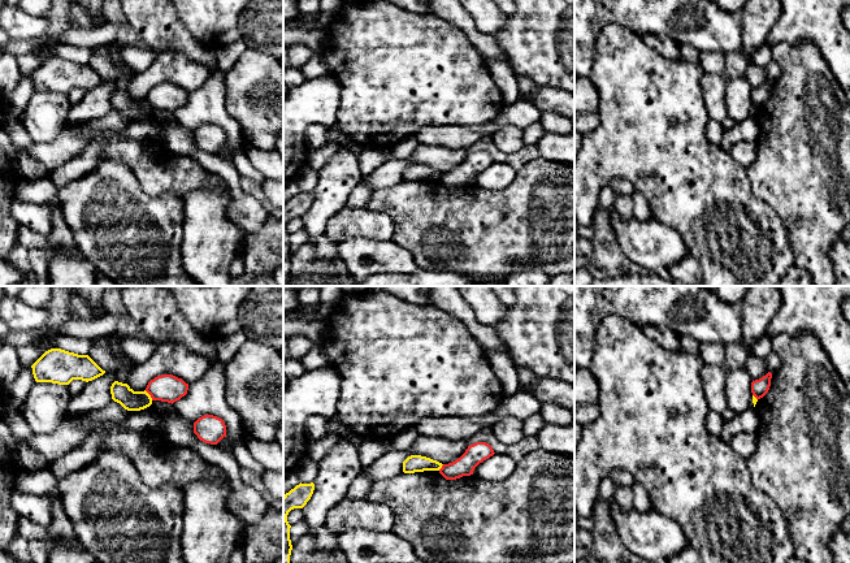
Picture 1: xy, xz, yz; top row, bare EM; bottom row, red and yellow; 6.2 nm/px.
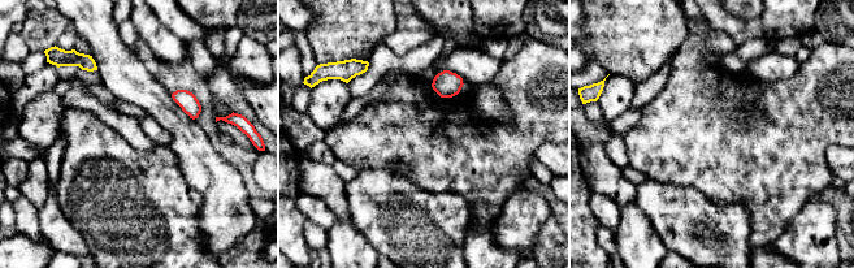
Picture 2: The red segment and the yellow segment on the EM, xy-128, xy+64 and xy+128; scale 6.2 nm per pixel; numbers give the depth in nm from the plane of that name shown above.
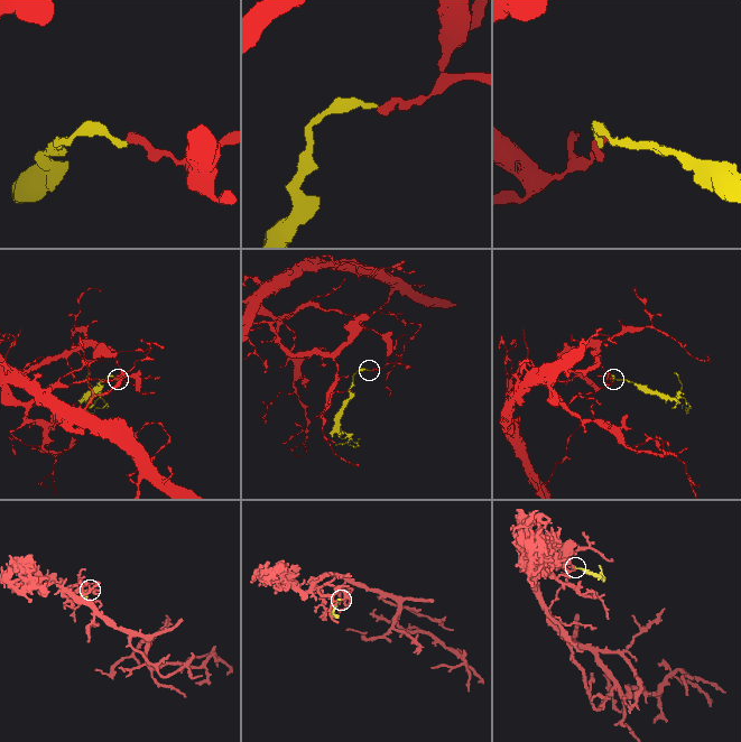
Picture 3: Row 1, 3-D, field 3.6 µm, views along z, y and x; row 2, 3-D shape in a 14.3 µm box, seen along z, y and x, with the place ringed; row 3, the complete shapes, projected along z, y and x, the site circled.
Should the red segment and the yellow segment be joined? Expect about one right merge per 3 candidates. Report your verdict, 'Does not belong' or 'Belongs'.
Does not belong

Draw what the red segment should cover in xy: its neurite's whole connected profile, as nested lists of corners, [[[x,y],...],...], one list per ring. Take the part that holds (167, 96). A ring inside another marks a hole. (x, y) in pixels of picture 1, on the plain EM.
[[[161,83],[151,88],[146,100],[152,109],[174,112],[187,103],[188,92],[173,83]]]

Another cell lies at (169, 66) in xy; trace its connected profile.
[[[159,51],[153,64],[130,81],[127,94],[134,100],[144,100],[148,91],[161,83],[173,83],[190,94],[201,87],[211,73],[179,51]]]

